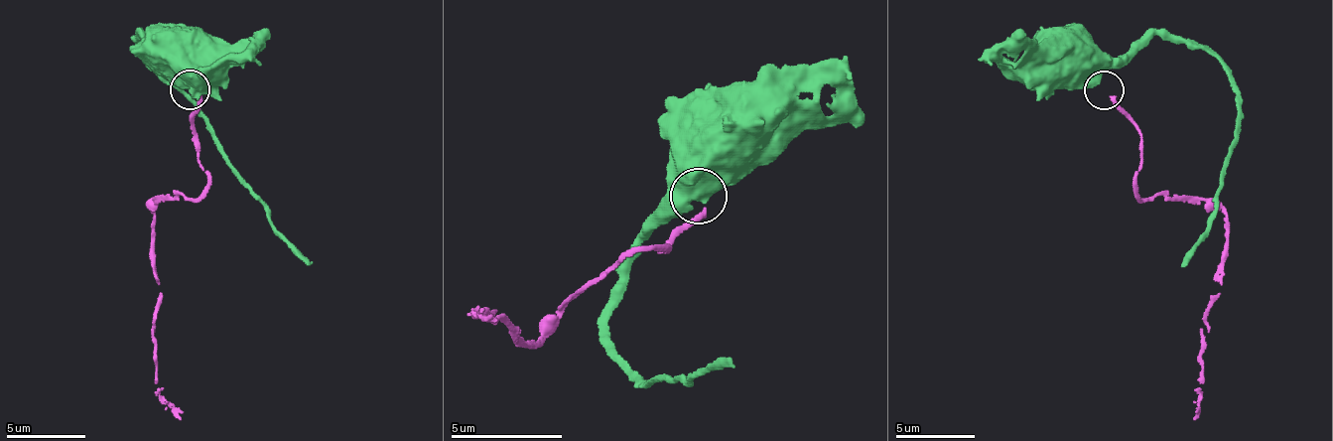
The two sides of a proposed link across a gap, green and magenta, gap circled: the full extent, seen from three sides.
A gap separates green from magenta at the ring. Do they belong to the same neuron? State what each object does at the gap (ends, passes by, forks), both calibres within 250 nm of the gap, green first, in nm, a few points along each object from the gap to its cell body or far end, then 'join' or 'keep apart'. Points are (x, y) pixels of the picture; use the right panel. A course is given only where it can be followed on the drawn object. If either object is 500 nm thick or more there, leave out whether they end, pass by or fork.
700/240 nm | green via (1095, 86), (1094, 56), (1067, 32), (1056, 36), (1066, 56) | magenta via (1110, 95), (1136, 130), (1139, 198), (1165, 194), (1223, 213), (1227, 260), (1220, 296), (1201, 332), (1192, 418) | keep apart

